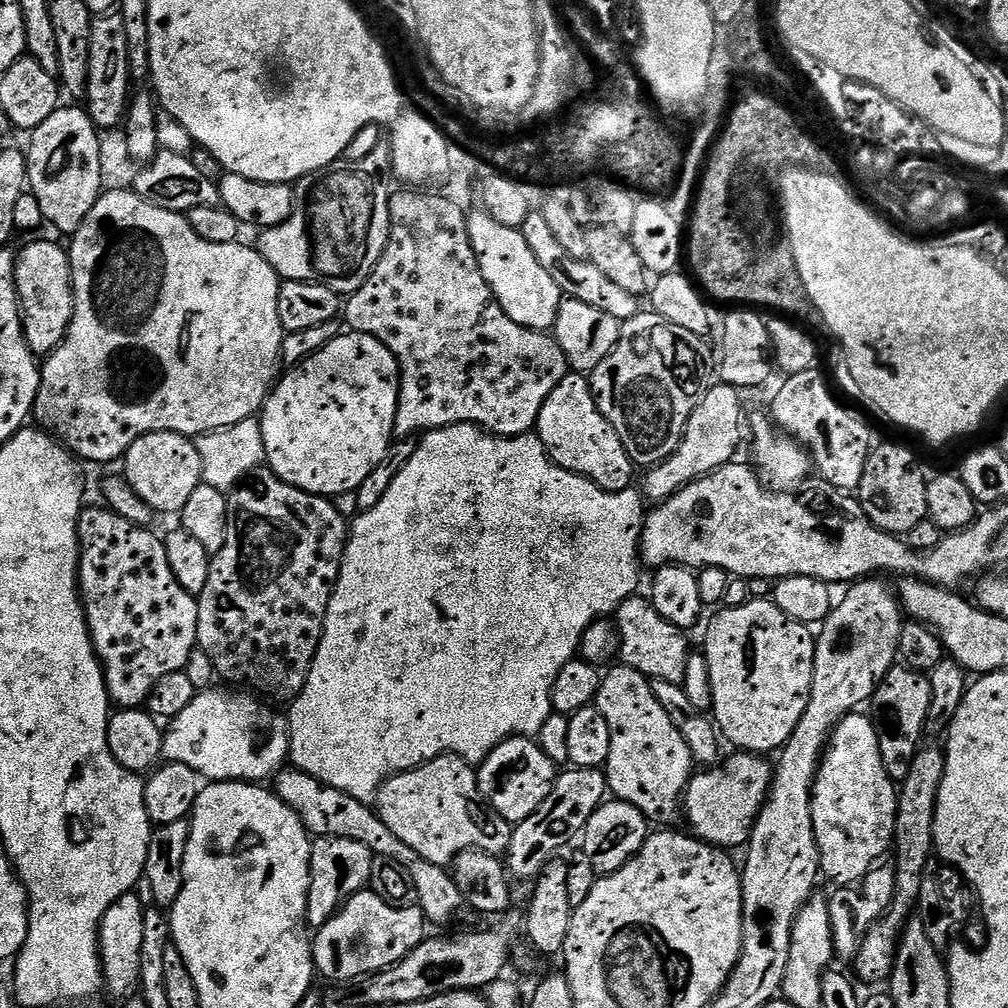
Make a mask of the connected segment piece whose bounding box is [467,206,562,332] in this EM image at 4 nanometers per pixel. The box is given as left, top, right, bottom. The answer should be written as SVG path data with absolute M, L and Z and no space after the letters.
M476 206L473 212L469 211L467 218L470 242L474 246L482 278L486 278L502 310L506 310L506 314L510 314L518 326L526 326L536 332L555 329L562 293L558 282L554 282L554 278L542 270L538 258L534 258L530 246L526 246L523 231L502 226L502 222L495 220L483 206Z

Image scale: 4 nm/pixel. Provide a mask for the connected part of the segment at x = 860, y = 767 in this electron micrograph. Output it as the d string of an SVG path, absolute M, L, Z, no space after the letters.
M857 710L843 716L838 726L828 737L828 746L820 757L820 769L812 787L812 821L814 838L820 851L820 867L825 877L829 876L836 886L855 886L866 873L889 855L896 834L897 785L884 769L878 746L878 734L871 715Z

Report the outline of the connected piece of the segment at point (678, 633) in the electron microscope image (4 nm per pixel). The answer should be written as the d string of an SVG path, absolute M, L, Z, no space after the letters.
M637 594L626 598L614 613L614 625L619 636L618 656L629 668L638 670L649 681L665 680L671 684L683 684L686 678L686 662L690 655L685 629L674 626L654 610L647 595Z

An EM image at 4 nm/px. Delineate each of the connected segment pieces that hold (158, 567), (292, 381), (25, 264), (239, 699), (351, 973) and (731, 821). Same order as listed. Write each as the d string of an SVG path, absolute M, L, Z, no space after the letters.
M107 506L100 508L85 507L80 514L80 520L76 524L80 535L80 599L84 602L84 616L88 619L88 629L92 634L92 645L96 648L96 656L100 665L104 668L104 681L108 687L109 701L117 709L140 708L147 705L148 696L154 690L158 678L166 678L166 674L184 671L186 662L192 652L197 651L196 635L198 634L198 600L190 595L174 578L174 570L170 570L170 558L166 558L166 546L163 539L150 532L147 527L134 526L126 518L122 518Z
M351 330L345 331L338 338L334 338L325 348L320 348L311 356L301 360L291 370L288 370L288 373L284 376L284 381L281 384L279 381L268 393L268 399L265 400L263 409L258 416L262 441L265 442L267 467L271 468L275 476L282 478L290 486L300 488L303 492L309 492L315 496L335 498L338 494L355 492L362 486L362 482L366 482L366 478L370 478L374 466L378 466L378 462L382 462L382 458L386 458L386 450L394 443L392 431L394 430L394 418L396 417L399 401L400 367L394 358L394 354L390 354L390 350L386 350L386 346L382 346L382 342L378 342L378 338L374 338L370 334L362 334Z
M36 240L24 249L16 252L16 265L14 266L16 279L16 293L20 299L20 315L24 318L24 337L28 349L37 357L44 358L55 352L56 347L64 341L68 332L68 324L72 321L72 262L67 251L64 252L56 244L48 240Z
M226 686L203 689L190 706L169 721L170 726L164 732L161 759L165 763L190 766L210 782L269 779L285 765L290 754L287 719L270 707L242 690Z
M371 890L356 892L345 902L343 908L330 918L330 922L323 924L315 933L312 940L312 959L315 971L319 975L321 972L326 979L332 980L328 982L355 982L361 976L389 968L402 958L406 958L406 954L414 950L414 946L418 946L426 939L424 928L426 929L424 911L419 906L395 908L393 904L386 903L382 897Z
M741 751L732 755L736 756L725 759L719 766L697 771L682 793L682 812L684 808L692 823L691 831L705 844L721 850L743 849L747 845L752 825L768 799L774 771L763 755Z

